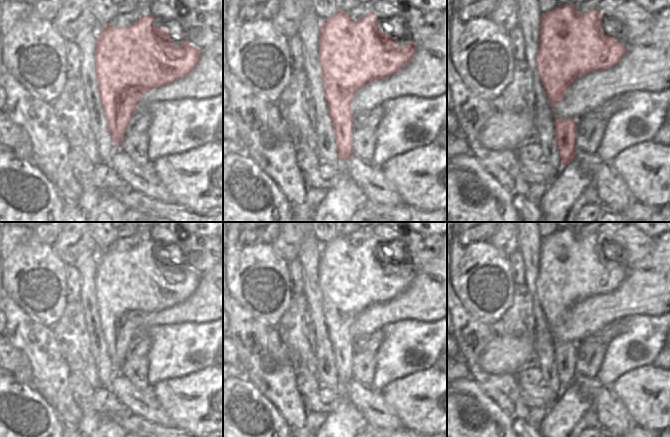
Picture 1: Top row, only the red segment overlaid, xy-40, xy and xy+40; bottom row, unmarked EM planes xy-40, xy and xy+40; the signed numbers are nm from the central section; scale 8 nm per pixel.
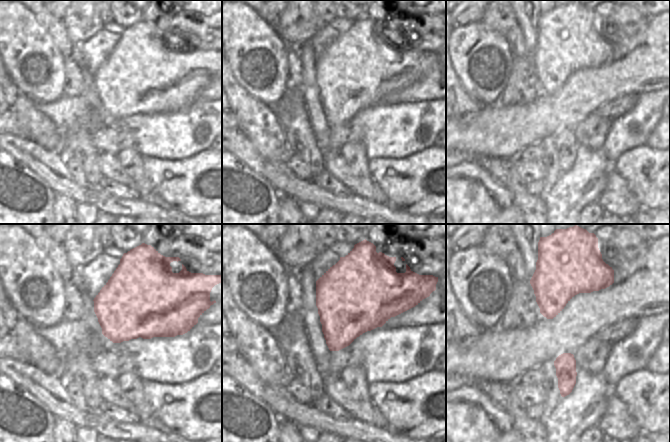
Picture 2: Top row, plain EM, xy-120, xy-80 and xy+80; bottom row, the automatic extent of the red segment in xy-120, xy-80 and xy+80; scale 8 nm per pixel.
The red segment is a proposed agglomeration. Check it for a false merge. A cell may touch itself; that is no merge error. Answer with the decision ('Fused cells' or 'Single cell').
Single cell

